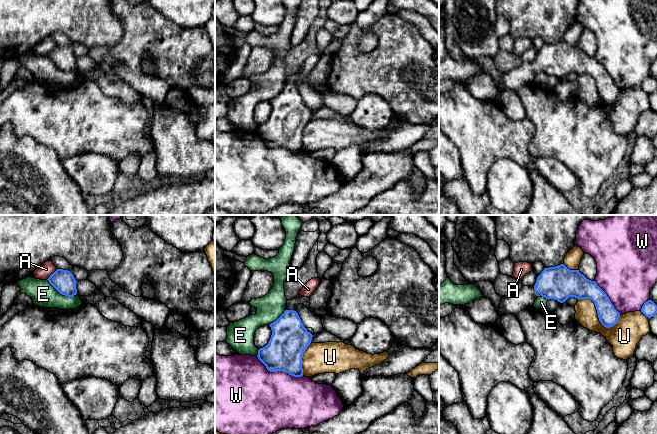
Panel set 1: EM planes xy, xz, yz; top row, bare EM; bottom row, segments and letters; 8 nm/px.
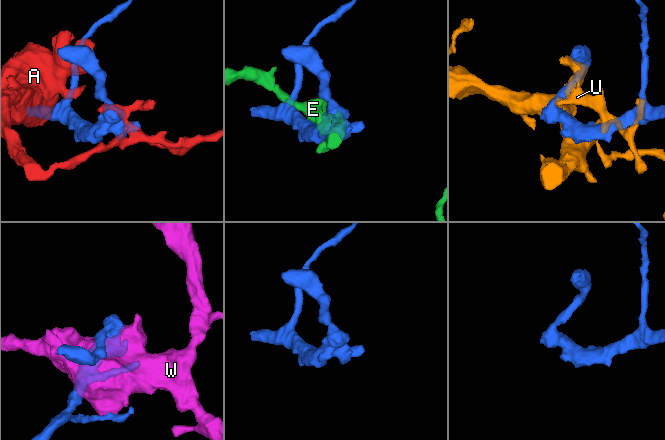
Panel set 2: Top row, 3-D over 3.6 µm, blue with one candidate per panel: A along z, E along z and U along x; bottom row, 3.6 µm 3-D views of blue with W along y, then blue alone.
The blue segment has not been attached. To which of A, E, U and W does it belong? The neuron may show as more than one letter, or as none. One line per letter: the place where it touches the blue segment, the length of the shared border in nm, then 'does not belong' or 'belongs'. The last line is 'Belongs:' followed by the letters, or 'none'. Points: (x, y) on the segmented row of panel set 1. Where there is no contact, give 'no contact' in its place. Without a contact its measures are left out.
A: xy (51, 274) | 130 nm | does not belong
E: xy (60, 293) | 260 nm | does not belong
U: yz (598, 316) | 380 nm | does not belong
W: xz (278, 370) | 400 nm | does not belong
Belongs: none

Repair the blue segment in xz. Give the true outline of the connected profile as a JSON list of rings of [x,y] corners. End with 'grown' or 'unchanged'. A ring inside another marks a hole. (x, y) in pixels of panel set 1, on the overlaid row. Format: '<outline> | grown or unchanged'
[[[297,295],[287,300],[287,306],[284,313],[269,326],[272,330],[271,338],[268,344],[258,350],[258,359],[266,366],[270,372],[282,371],[294,377],[303,376],[302,358],[306,348],[310,345],[313,335],[304,327],[296,307],[299,304],[306,306],[316,316],[322,318],[329,315],[327,307],[321,307],[317,310],[310,308],[310,298]]] | grown

